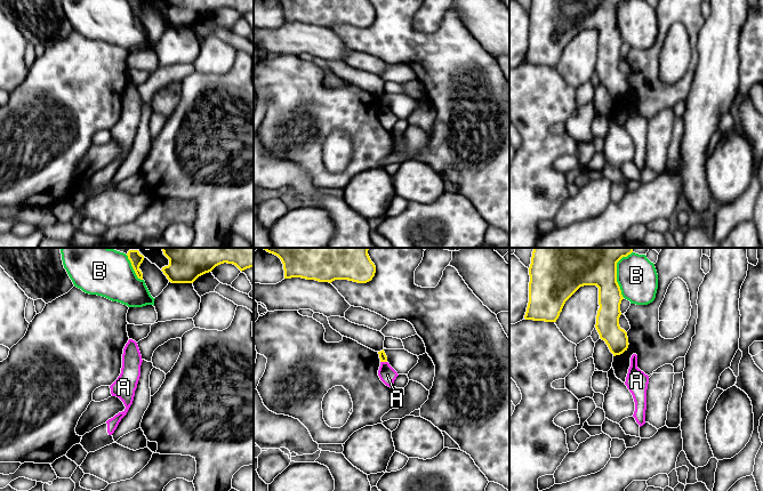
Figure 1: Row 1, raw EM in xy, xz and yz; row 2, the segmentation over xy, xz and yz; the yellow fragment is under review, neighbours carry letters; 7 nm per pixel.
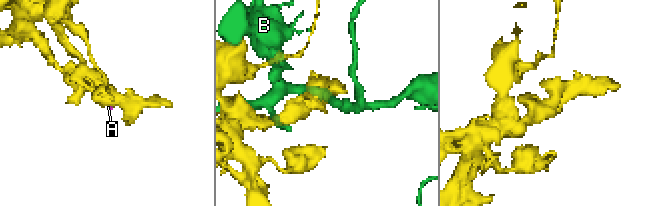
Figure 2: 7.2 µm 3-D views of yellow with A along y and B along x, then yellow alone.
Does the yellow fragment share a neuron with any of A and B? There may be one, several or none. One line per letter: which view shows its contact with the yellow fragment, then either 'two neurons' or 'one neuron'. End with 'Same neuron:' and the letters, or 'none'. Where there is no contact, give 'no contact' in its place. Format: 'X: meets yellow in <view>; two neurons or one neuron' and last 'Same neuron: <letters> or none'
A: meets yellow in xz; two neurons
B: meets yellow in yz; two neurons
Same neuron: none

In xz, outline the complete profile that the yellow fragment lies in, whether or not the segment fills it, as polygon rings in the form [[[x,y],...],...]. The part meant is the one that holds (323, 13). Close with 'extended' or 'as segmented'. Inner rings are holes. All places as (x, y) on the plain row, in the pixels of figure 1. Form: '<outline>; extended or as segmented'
[[[278,0],[284,14],[284,23],[302,22],[331,27],[335,24],[348,24],[367,27],[372,24],[376,10],[369,0]]]; as segmented

